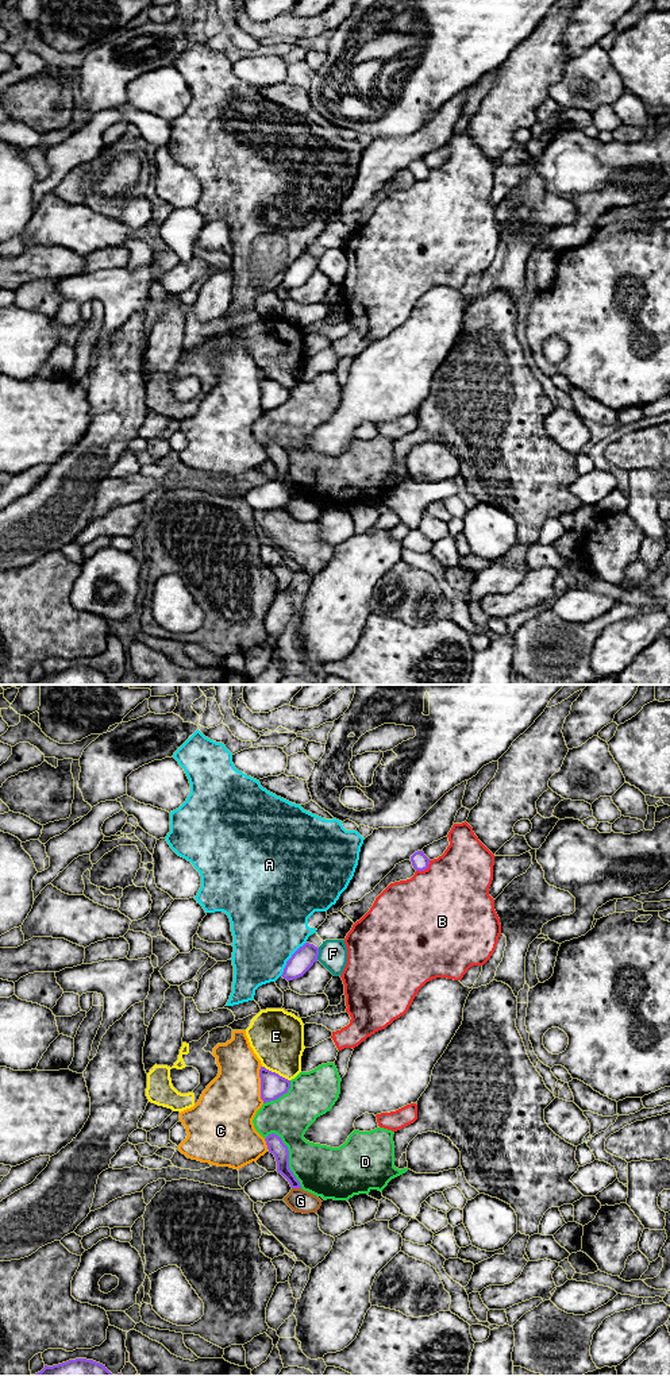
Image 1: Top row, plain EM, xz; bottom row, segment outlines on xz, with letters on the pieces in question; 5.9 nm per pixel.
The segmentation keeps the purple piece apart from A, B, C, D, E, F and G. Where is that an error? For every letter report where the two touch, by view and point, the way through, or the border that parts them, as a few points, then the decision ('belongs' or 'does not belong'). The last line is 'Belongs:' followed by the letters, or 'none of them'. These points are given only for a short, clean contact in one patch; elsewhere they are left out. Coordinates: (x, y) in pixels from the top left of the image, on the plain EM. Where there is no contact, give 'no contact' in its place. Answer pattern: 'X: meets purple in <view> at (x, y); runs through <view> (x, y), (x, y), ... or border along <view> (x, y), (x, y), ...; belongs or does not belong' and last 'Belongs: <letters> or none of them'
A: meets purple in xz at (289, 268); does not belong
B: meets purple in xz at (424, 177); does not belong
C: meets purple in xz at (261, 393); does not belong
D: meets purple in xz at (288, 466); does not belong
E: meets purple in xz at (274, 381); does not belong
F: meets purple in xz at (318, 262); border along xz (319, 257), (316, 268); does not belong
G: meets purple in xz at (296, 496); border along xz (292, 496), (300, 497); does not belong
Belongs: none of them

